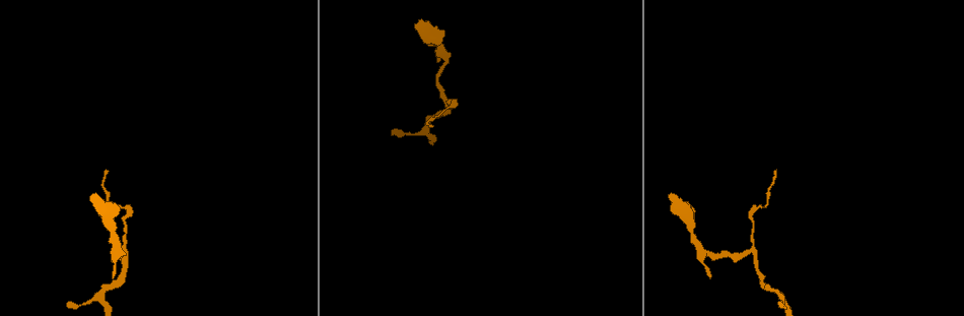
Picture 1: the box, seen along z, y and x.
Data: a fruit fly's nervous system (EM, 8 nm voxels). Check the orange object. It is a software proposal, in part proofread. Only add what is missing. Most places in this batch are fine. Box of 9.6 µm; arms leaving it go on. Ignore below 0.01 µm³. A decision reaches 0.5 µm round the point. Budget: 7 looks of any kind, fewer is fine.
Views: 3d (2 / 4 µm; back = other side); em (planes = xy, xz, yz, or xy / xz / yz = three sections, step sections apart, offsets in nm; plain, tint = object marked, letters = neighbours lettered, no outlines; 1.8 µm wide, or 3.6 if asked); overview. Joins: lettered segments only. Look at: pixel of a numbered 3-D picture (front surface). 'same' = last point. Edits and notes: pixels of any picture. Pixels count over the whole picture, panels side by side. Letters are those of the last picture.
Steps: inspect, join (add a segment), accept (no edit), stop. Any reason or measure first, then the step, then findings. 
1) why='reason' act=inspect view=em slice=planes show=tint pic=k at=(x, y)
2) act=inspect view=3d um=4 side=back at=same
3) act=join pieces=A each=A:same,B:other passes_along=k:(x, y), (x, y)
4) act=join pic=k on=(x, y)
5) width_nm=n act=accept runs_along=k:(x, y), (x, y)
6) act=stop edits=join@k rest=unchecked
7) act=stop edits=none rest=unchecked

why='three arms meet' act=inspect view=em slice=planes show=letters pic=1 at=(126, 251)

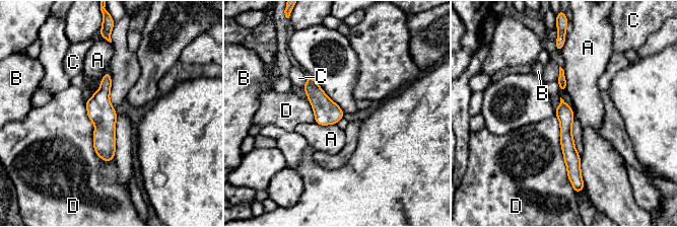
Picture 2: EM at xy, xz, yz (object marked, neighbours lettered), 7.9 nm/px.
act=accept each=A:other,B:other,C:other,D:other runs_along=2:(107, 74), (104, 90), (106, 158) found='none of them fits'

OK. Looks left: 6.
why='end of a long branch' act=inspect view=em slice=xy step=16 show=letters pic=1 at=(430, 124)

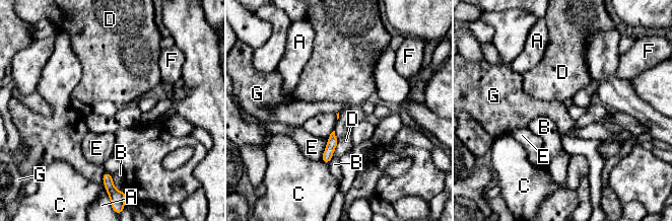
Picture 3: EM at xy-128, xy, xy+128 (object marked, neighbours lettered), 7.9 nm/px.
act=inspect view=em slice=planes show=letters at=same

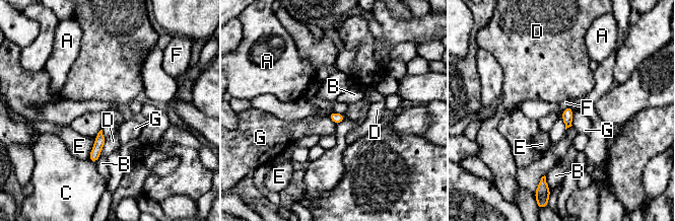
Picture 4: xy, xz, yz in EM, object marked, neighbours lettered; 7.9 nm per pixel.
act=accept each=A:other,B:other,C:other,D:other,E:other,F:other,G:other found='no lettered segment goes on from it'

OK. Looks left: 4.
act=inspect view=em slice=planes show=letters pic=1 at=(669, 196)

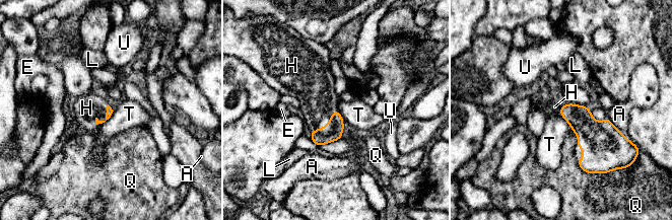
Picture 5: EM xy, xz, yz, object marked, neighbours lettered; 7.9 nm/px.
act=join pieces=H each=A:other,E:other,H:same,L:other,Q:other,T:other,U:other passes_along=5:(109, 113), (106, 119), (86, 107) found='it goes on there'

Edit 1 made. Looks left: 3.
act=stop edits=join@5 rest=unchecked

